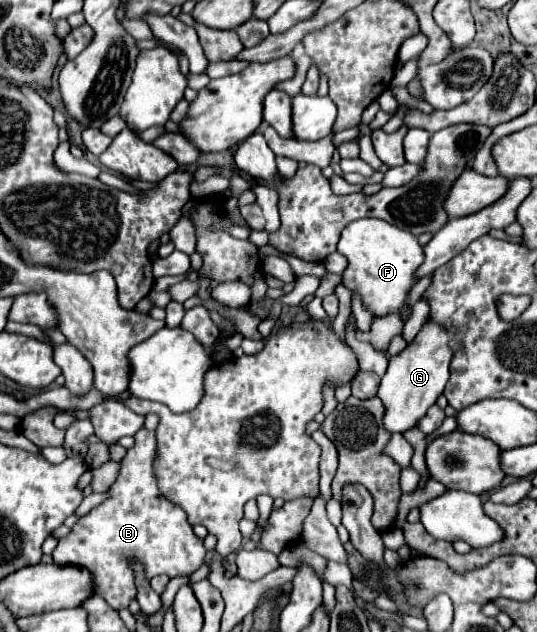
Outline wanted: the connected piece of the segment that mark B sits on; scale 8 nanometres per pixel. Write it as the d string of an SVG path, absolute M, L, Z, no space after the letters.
M141 429L135 435L135 445L127 449L127 455L121 461L119 477L109 491L111 499L81 517L71 533L59 539L59 545L53 551L53 561L57 565L87 567L93 573L95 593L101 595L115 611L125 609L137 595L131 571L133 559L145 565L149 579L155 575L177 577L197 571L207 553L203 539L193 533L187 513L159 493L157 477L153 473L155 449L155 433Z

